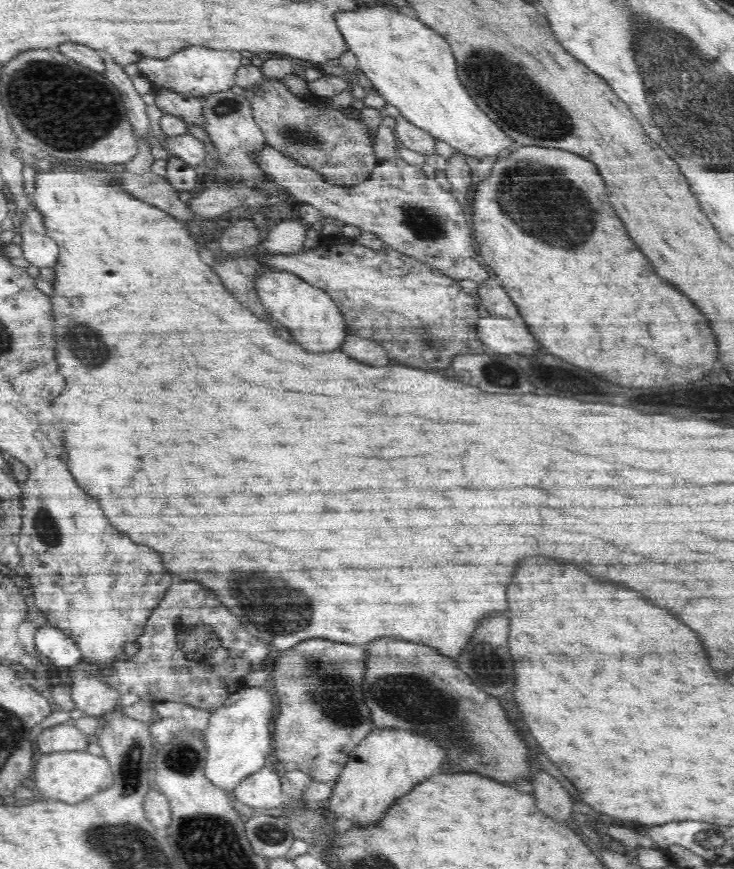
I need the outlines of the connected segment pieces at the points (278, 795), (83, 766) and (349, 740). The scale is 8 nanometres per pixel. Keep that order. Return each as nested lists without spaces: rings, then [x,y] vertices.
[[[270,765],[240,780],[232,790],[240,802],[256,810],[281,807],[286,802],[281,779]]]
[[[88,750],[42,753],[35,764],[32,777],[34,786],[38,787],[38,792],[43,798],[56,799],[66,804],[84,802],[115,783],[108,759],[89,753]]]
[[[312,639],[283,651],[275,660],[276,670],[272,670],[271,676],[275,683],[275,694],[278,695],[280,708],[273,724],[273,753],[288,767],[293,765],[311,772],[314,781],[333,785],[348,760],[350,750],[374,727],[360,692],[360,682],[364,674],[364,656],[366,656],[364,646]]]

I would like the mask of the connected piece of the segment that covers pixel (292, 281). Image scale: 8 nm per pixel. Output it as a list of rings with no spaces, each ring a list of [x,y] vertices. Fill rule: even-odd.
[[[268,270],[258,280],[256,285],[259,297],[262,299],[267,314],[276,314],[276,318],[292,330],[292,338],[306,350],[314,354],[324,354],[338,350],[346,344],[350,335],[345,318],[330,295],[321,288],[316,288],[299,276],[287,272]]]

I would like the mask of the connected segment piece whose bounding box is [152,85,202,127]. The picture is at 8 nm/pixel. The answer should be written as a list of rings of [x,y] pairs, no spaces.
[[[152,88],[157,91],[158,106],[163,113],[171,112],[176,116],[185,119],[187,122],[193,122],[198,127],[202,127],[202,100],[199,97],[191,97],[162,88]]]

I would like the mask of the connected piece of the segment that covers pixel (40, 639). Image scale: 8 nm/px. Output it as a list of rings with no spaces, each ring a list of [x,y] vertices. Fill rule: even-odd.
[[[44,625],[36,629],[34,634],[35,652],[46,656],[52,664],[60,668],[72,668],[82,662],[82,653],[74,641],[64,632]]]

